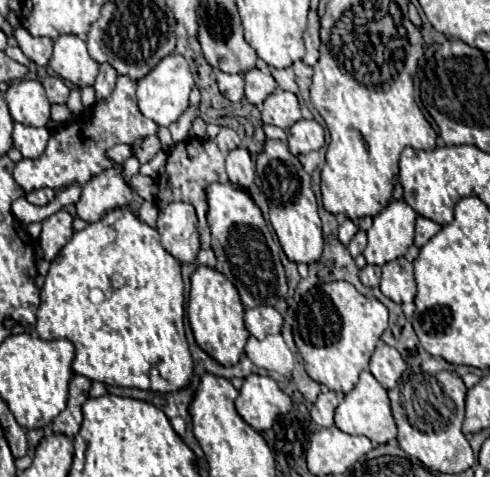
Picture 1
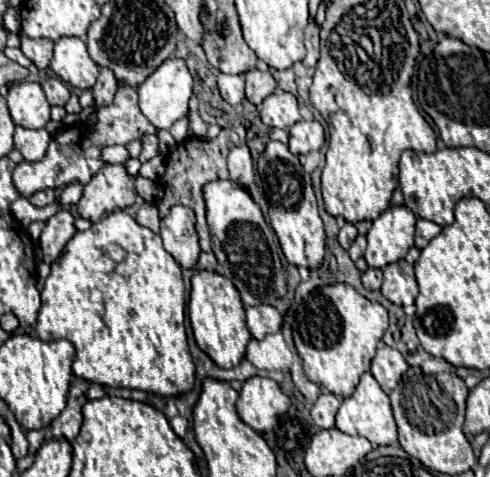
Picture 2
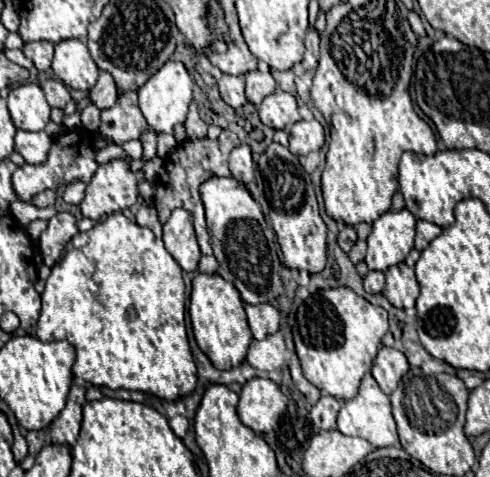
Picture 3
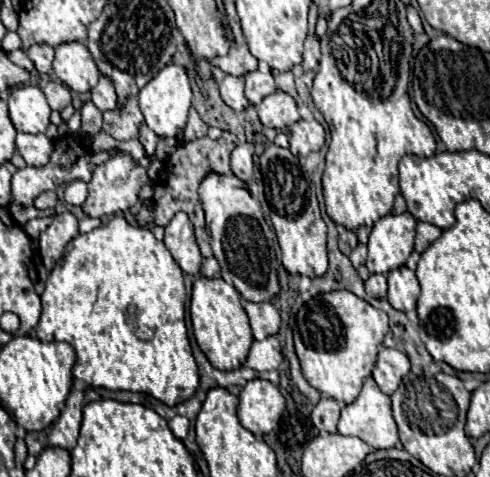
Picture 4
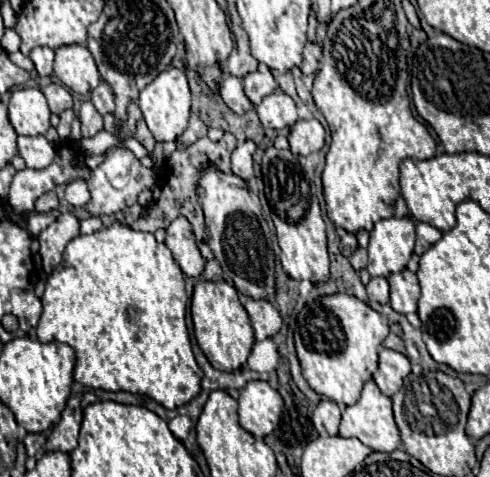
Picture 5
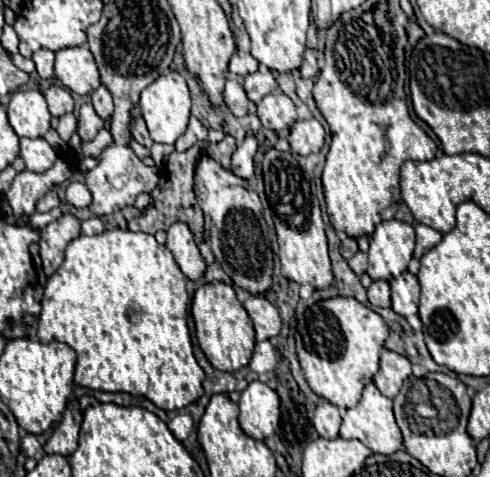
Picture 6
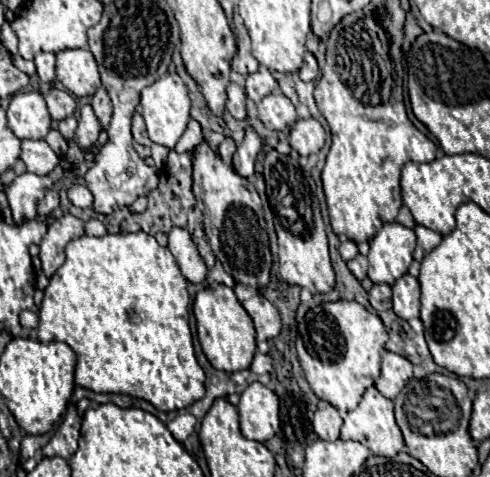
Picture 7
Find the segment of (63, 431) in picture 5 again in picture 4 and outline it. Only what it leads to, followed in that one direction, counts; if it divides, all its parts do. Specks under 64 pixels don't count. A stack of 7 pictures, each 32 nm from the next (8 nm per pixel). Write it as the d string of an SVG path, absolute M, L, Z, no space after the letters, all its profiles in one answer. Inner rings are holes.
M72 390L66 400L66 408L62 410L60 418L52 424L48 436L50 446L60 446L66 450L72 450L76 446L82 422L82 404L84 404L84 390Z

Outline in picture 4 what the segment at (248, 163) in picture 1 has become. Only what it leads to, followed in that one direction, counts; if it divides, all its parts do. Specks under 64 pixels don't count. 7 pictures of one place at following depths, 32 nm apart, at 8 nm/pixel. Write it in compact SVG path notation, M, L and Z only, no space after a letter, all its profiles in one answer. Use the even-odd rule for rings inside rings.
M238 144L238 146L232 150L230 168L232 168L234 176L240 178L242 182L250 182L250 180L252 180L252 174L254 174L252 152L254 152L254 146L252 146L252 144Z

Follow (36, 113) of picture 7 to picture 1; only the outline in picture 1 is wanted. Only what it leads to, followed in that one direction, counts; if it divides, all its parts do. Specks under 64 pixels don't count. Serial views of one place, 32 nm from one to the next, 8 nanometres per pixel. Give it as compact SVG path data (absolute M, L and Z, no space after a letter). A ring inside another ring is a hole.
M18 80L6 90L10 116L28 126L46 126L50 120L50 102L38 80Z

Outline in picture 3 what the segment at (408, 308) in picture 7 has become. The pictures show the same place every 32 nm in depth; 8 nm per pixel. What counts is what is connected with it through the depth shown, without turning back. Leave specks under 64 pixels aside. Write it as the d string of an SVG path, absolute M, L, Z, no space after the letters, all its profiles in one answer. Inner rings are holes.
M402 262L402 264L390 266L384 274L386 274L386 286L382 294L388 298L388 302L394 304L396 308L412 308L420 294L414 268Z

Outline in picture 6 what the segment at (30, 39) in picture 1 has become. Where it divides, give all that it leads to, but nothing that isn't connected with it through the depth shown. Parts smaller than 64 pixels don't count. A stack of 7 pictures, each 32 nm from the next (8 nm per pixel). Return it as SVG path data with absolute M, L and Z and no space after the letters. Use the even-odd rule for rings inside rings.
M40 48L32 54L32 60L36 64L36 72L40 78L54 78L54 52Z

